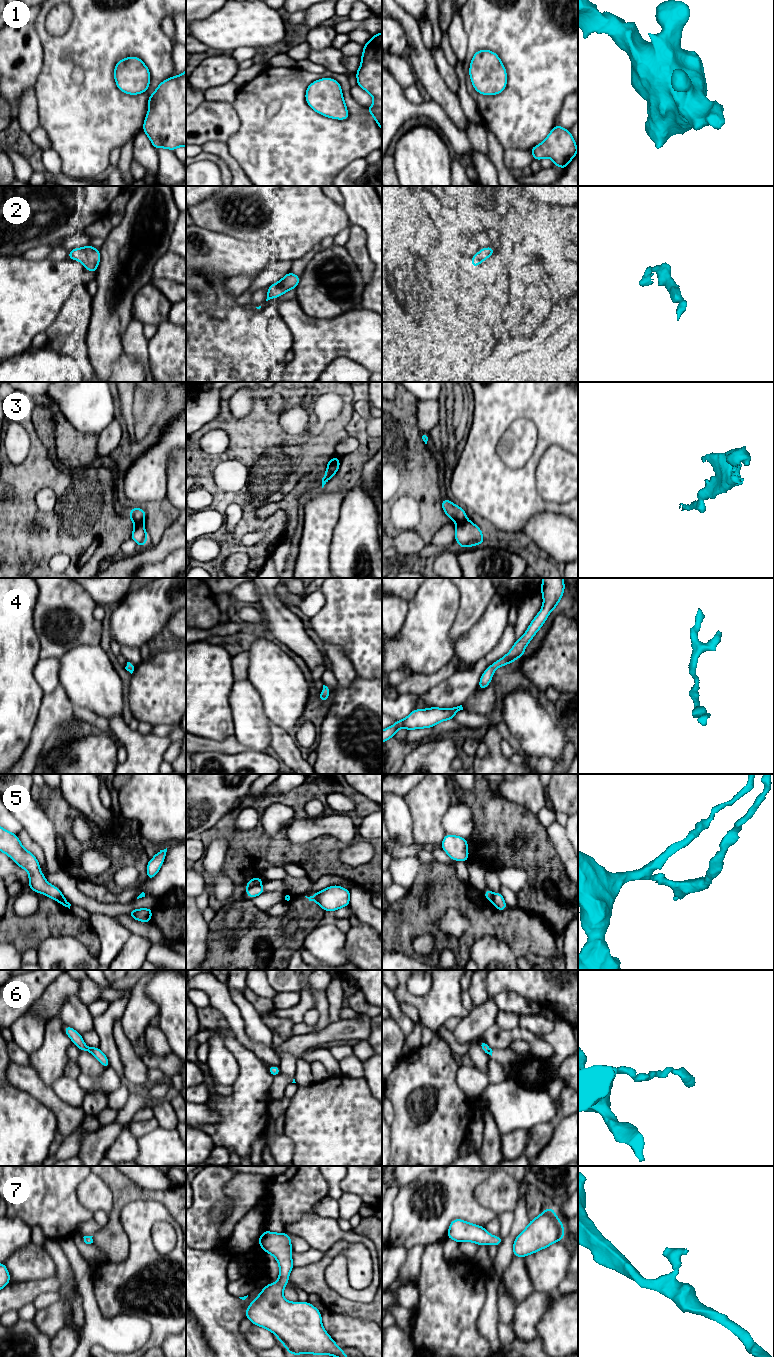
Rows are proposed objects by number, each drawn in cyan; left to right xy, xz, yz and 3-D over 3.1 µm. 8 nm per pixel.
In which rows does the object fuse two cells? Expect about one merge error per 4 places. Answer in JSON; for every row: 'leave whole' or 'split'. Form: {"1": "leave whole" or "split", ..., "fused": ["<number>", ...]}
{"1": "leave whole", "2": "leave whole", "3": "split", "4": "leave whole", "5": "split", "6": "leave whole", "7": "leave whole", "fused": ["3", "5"]}

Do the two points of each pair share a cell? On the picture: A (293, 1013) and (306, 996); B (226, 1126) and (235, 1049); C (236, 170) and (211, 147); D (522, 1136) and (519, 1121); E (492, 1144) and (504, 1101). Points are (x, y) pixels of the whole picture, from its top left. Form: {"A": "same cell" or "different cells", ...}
{"A": "same cell", "B": "same cell", "C": "same cell", "D": "different cells", "E": "different cells"}

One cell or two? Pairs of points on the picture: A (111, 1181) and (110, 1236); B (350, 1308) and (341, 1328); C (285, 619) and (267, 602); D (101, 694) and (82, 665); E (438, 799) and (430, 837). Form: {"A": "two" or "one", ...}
{"A": "one", "B": "two", "C": "one", "D": "one", "E": "one"}

